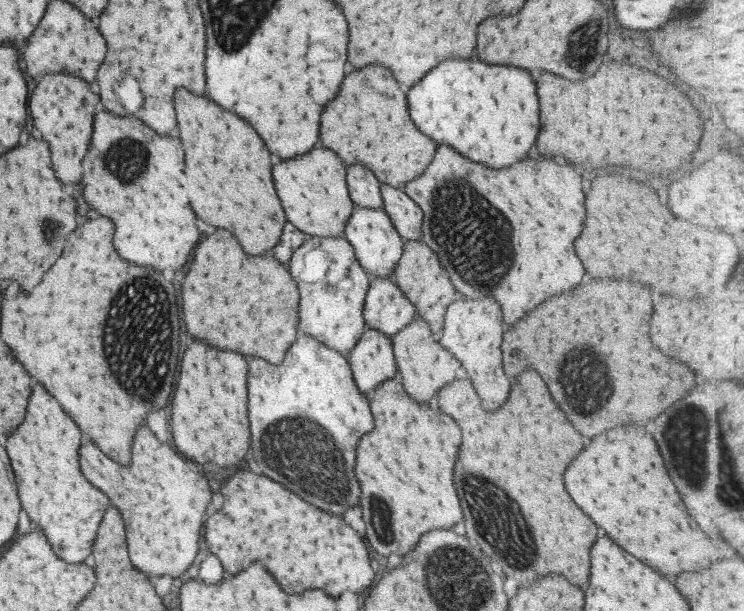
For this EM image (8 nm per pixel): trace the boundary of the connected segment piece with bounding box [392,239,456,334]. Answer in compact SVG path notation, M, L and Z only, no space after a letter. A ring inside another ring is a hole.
M404 239L403 253L401 259L392 272L392 279L398 288L406 294L407 299L415 306L415 314L420 318L426 318L430 324L430 330L436 334L442 330L446 306L456 296L454 286L450 284L446 272L442 270L436 253L420 240Z

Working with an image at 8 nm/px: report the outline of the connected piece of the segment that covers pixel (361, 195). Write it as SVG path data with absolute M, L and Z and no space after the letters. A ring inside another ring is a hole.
M360 164L350 166L347 172L347 187L353 203L365 208L383 208L381 184L376 176Z

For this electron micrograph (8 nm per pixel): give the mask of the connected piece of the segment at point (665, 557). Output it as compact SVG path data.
M618 426L602 436L596 436L592 444L584 448L566 468L564 482L570 498L580 506L580 510L594 522L602 524L600 528L610 534L618 546L664 576L694 572L710 562L720 564L726 558L726 540L708 538L700 532L698 524L686 512L666 466L662 464L656 442L648 432L644 432L644 428Z

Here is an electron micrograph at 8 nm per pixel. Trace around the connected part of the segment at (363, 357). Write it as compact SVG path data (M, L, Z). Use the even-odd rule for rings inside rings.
M367 328L348 356L358 390L368 392L392 378L397 370L391 337Z

